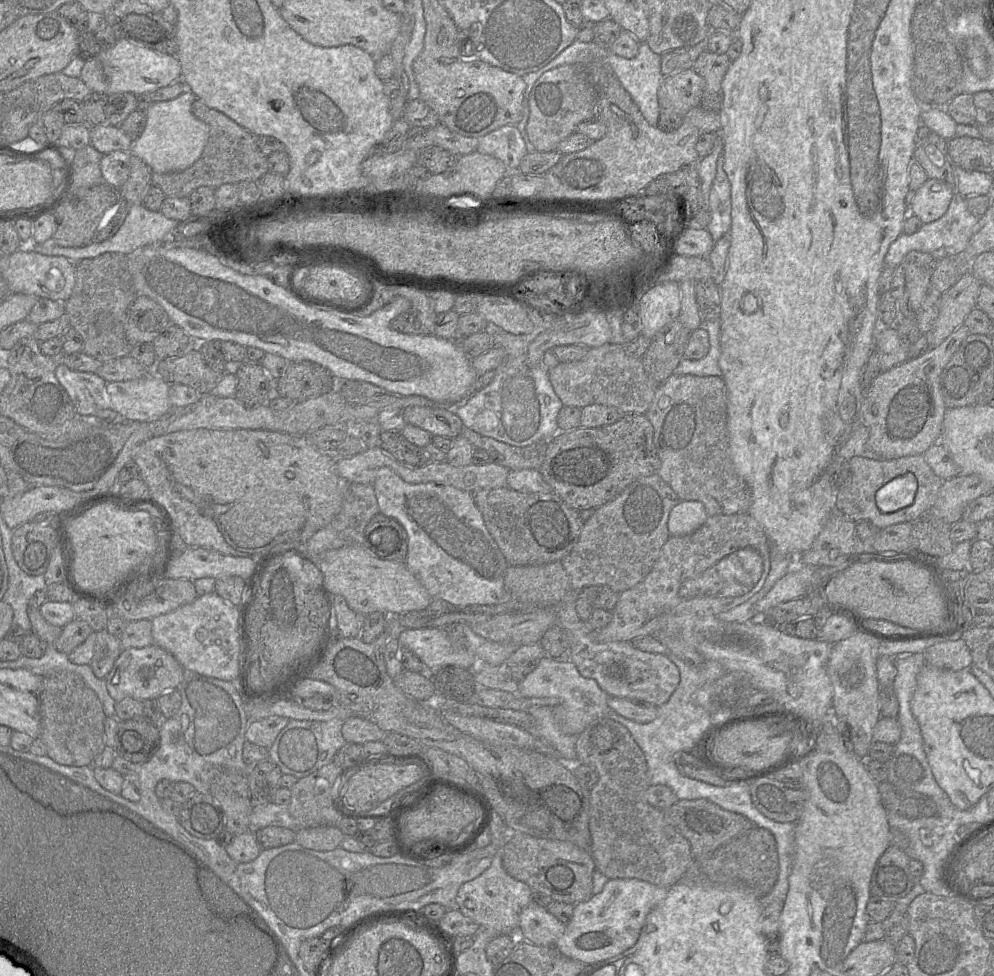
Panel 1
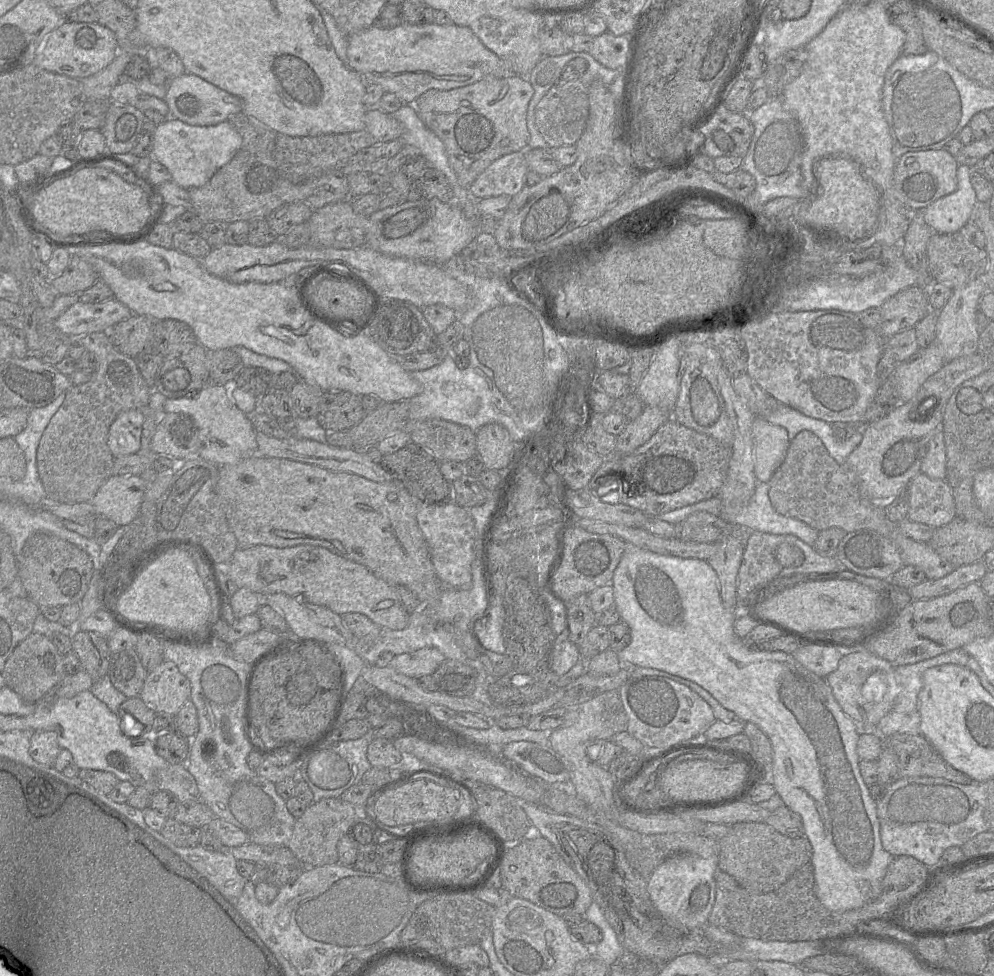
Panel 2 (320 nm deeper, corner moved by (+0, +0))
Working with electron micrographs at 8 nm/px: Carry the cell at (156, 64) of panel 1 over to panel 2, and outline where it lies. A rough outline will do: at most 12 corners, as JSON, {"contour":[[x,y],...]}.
{"contour":[[188,73],[170,80],[172,118],[216,125],[242,113],[238,97]]}

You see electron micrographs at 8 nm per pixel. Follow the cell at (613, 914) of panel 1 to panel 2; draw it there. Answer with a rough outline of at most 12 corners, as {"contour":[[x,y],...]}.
{"contour":[[670,856],[647,879],[666,919],[708,923],[718,856]]}

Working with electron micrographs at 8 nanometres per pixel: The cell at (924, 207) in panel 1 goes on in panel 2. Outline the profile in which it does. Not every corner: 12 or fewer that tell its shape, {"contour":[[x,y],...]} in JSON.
{"contour":[[969,166],[956,190],[923,210],[934,233],[959,232],[978,201]]}

